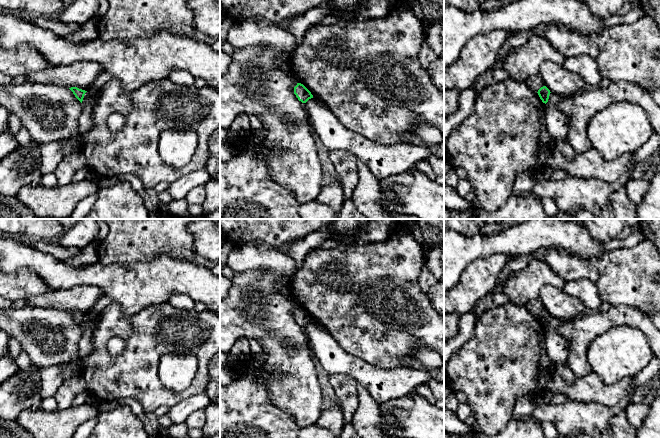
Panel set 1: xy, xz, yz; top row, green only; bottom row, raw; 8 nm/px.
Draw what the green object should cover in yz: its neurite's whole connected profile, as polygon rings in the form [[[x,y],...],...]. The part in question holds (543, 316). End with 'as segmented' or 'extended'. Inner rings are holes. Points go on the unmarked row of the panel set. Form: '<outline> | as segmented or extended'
[[[543,310],[538,314],[537,317],[540,323],[542,324],[542,326],[546,328],[548,326],[549,319],[551,317],[550,314],[546,310]]] | as segmented

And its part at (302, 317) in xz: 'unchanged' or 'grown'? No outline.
unchanged

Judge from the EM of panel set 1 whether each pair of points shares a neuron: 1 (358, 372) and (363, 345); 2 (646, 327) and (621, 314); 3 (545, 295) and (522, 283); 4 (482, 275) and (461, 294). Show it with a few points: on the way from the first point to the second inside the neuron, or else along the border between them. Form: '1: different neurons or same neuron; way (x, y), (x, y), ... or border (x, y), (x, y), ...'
1: different neurons; border (341, 346), (350, 354), (382, 368)
2: same neuron; way (640, 321), (627, 316)
3: different neurons; border (561, 289), (544, 285), (538, 296)
4: same neuron; way (477, 280), (466, 291)

